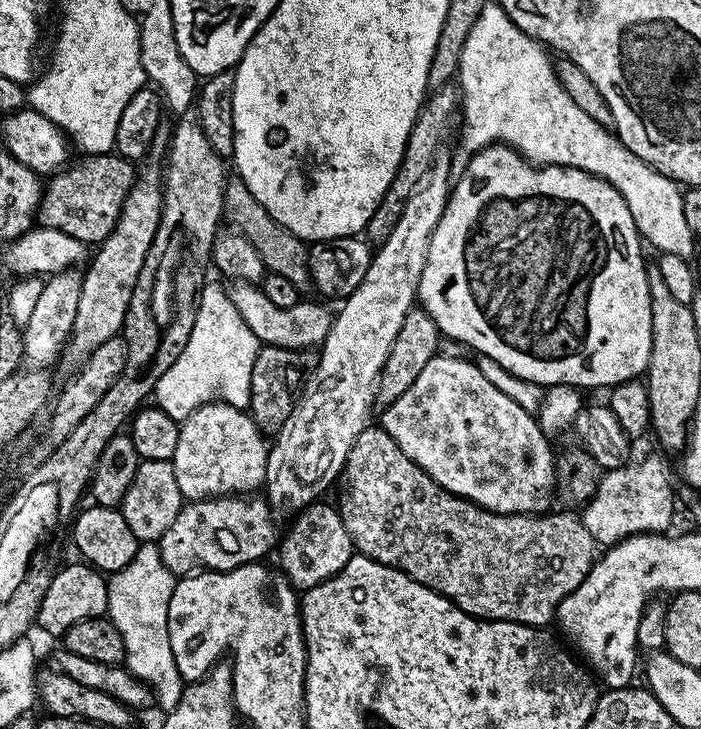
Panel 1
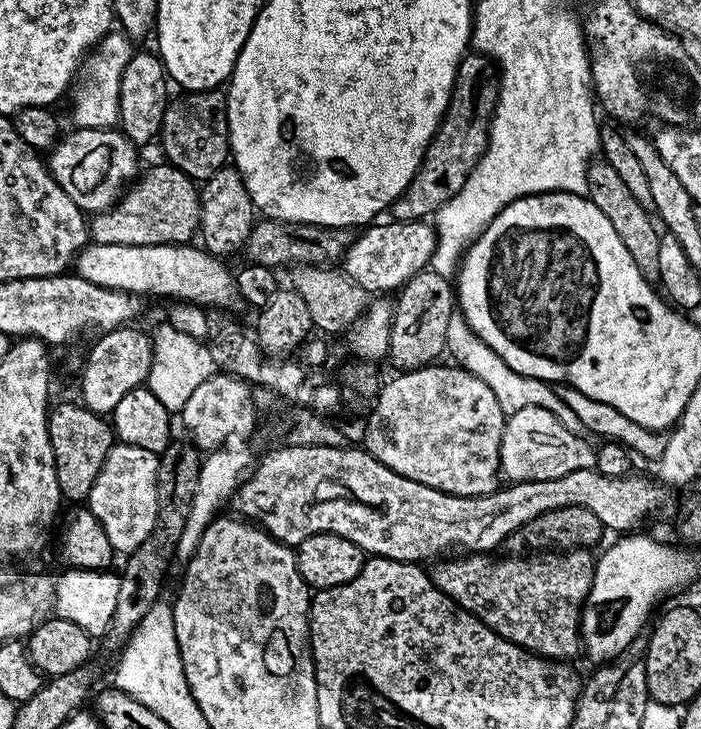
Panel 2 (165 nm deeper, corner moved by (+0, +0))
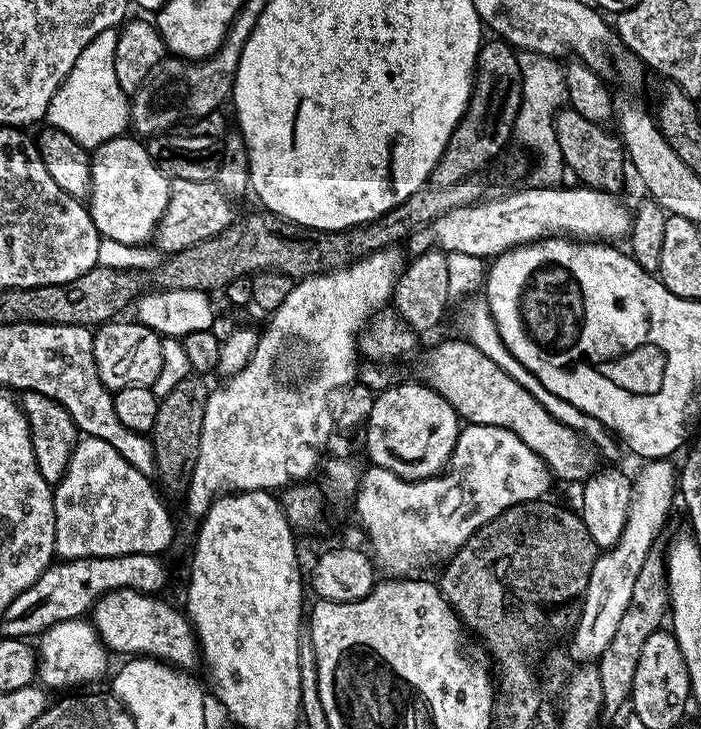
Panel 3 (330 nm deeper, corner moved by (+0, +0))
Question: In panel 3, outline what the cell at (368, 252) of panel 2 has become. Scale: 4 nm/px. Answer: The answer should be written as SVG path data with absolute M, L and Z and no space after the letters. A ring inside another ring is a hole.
M583 186L531 187L498 200L486 198L442 214L434 223L419 228L408 237L407 251L413 257L438 248L441 252L495 258L512 248L532 244L548 236L567 236L585 242L620 242L632 227L632 216L629 209L628 212L624 209L619 195Z

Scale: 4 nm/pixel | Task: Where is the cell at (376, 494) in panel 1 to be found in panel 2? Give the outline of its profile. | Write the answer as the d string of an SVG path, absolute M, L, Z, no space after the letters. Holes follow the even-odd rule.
M569 548L567 552L555 553L545 552L543 554L508 554L505 560L495 560L497 557L492 554L460 554L453 558L444 558L439 562L433 563L430 568L432 583L435 584L439 592L445 592L454 603L465 608L472 616L477 616L480 621L495 630L502 638L506 638L510 642L514 642L519 648L524 648L527 652L531 652L534 656L542 656L545 660L554 660L557 662L568 662L573 658L571 656L581 655L582 641L580 638L580 612L584 608L584 599L590 594L590 586L594 578L594 570L596 569L596 560L593 553L586 548Z

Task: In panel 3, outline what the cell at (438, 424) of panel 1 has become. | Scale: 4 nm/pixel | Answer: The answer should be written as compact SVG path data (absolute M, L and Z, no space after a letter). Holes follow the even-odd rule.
M396 384L375 393L373 409L364 430L364 448L373 465L390 470L404 480L425 480L441 475L452 463L452 451L460 437L460 415L427 384Z

